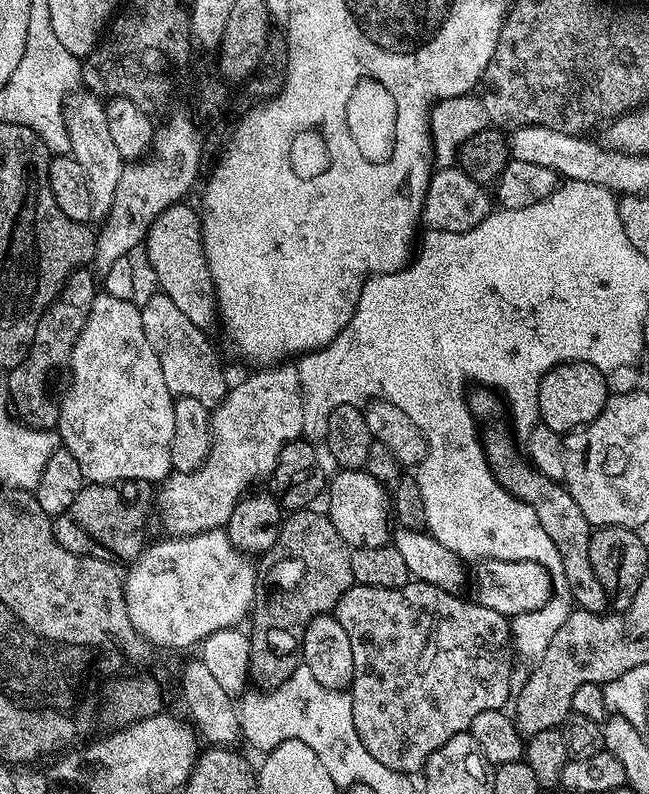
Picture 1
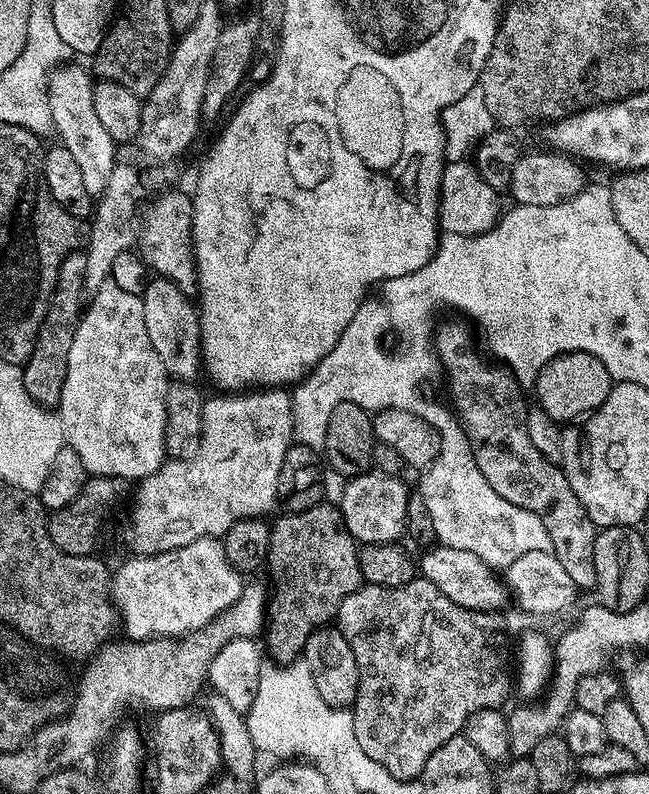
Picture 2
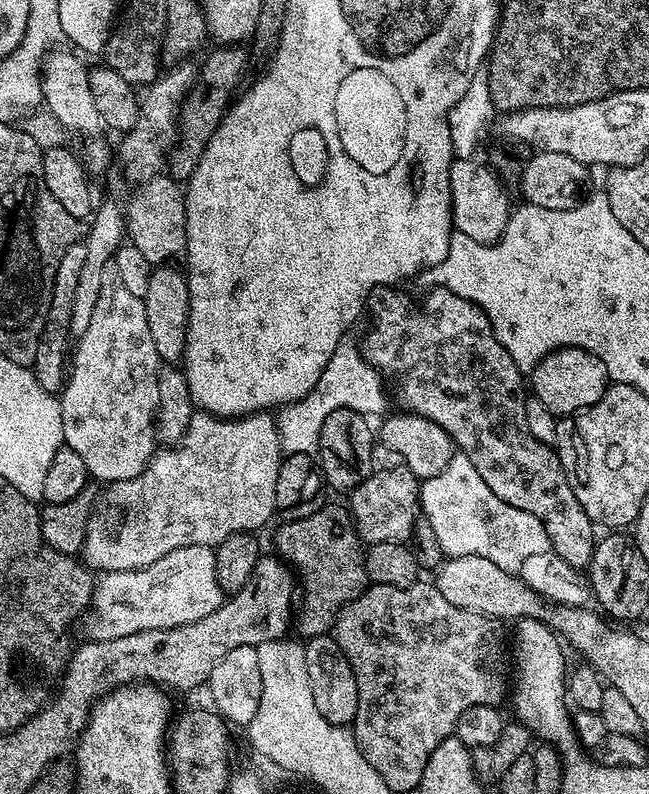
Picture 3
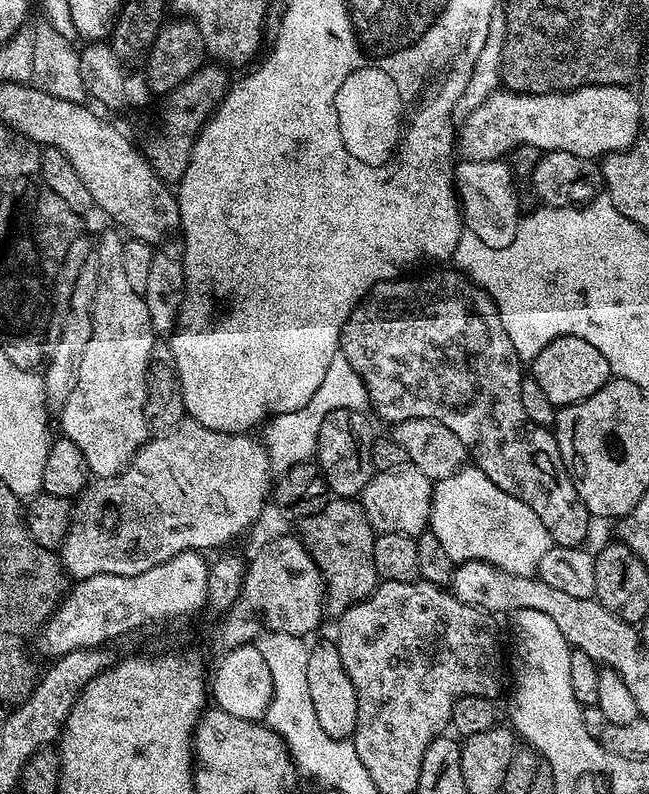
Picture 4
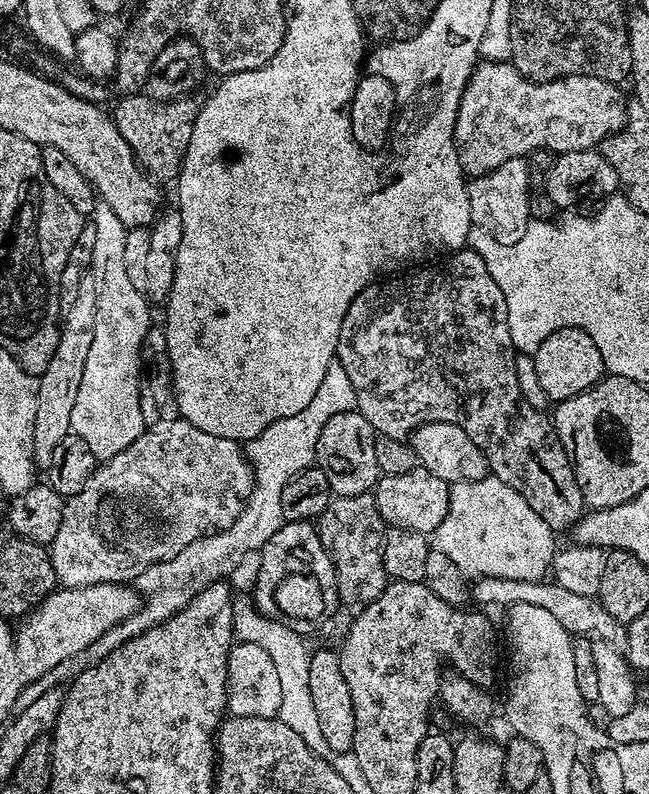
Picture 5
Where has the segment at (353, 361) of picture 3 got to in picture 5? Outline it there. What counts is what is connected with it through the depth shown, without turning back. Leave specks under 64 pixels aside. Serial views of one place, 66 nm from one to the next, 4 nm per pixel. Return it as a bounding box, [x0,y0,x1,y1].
[79,362,355,665]

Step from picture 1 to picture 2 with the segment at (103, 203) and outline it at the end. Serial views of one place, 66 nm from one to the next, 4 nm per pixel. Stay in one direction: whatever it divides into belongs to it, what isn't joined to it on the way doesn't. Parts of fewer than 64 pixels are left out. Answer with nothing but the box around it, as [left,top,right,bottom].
[48,68,118,198]

